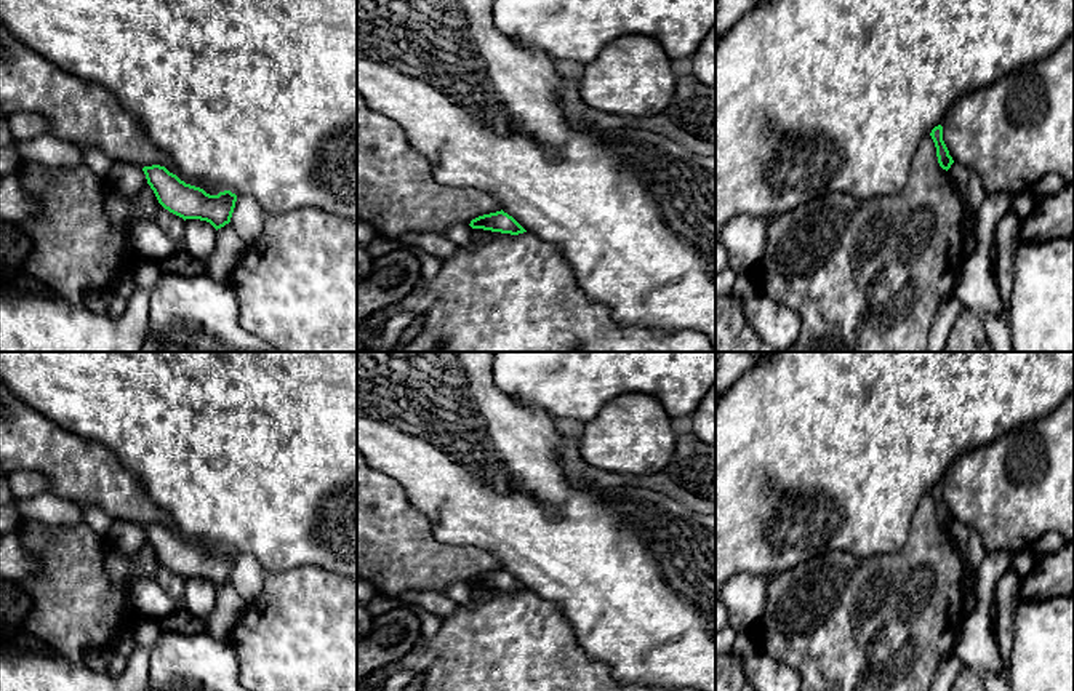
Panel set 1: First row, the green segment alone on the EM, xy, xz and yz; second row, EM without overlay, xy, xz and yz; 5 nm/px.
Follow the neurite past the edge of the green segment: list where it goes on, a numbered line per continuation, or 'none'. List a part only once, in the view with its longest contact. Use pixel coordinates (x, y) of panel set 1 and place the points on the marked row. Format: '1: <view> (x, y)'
none

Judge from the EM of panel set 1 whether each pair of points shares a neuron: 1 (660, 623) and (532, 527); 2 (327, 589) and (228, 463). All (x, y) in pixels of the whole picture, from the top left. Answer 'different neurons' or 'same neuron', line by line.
1: same neuron
2: different neurons

